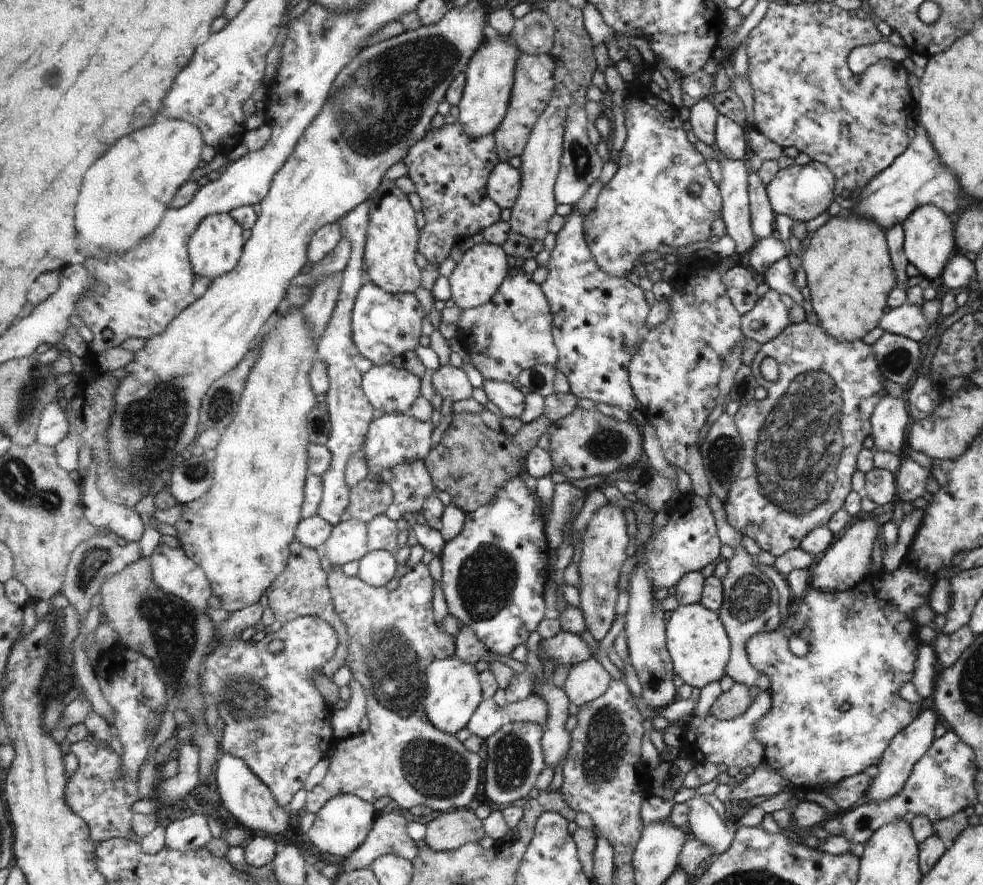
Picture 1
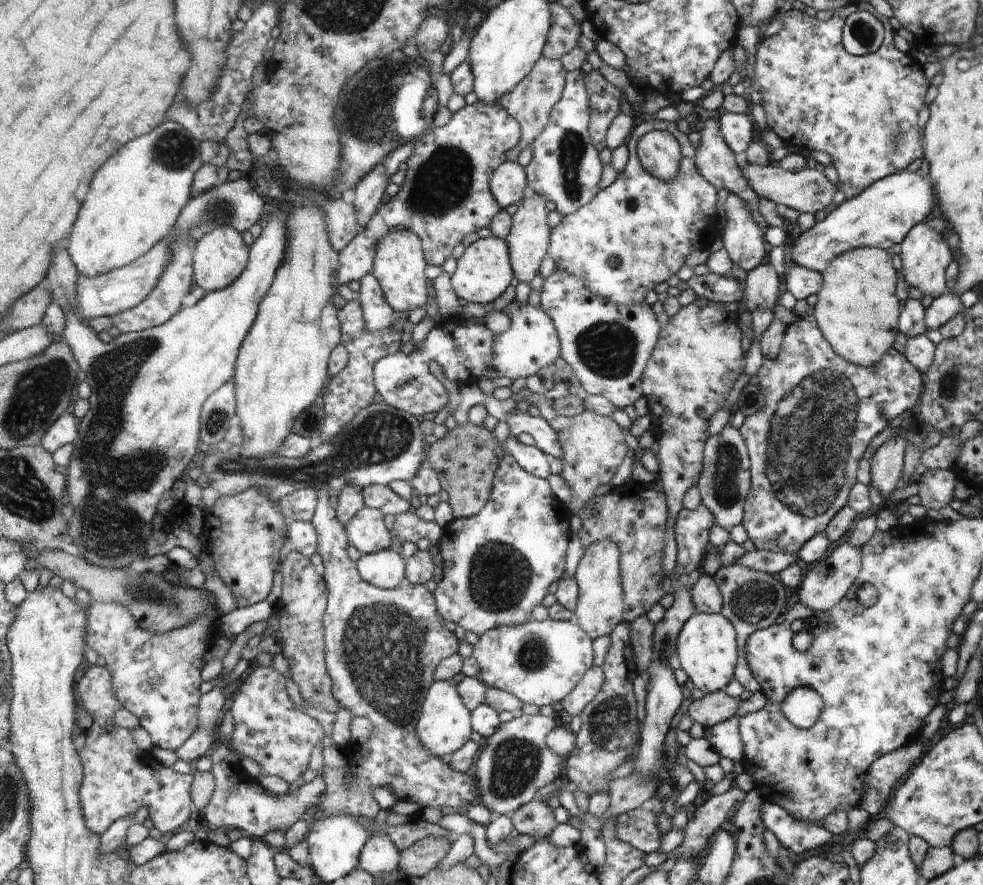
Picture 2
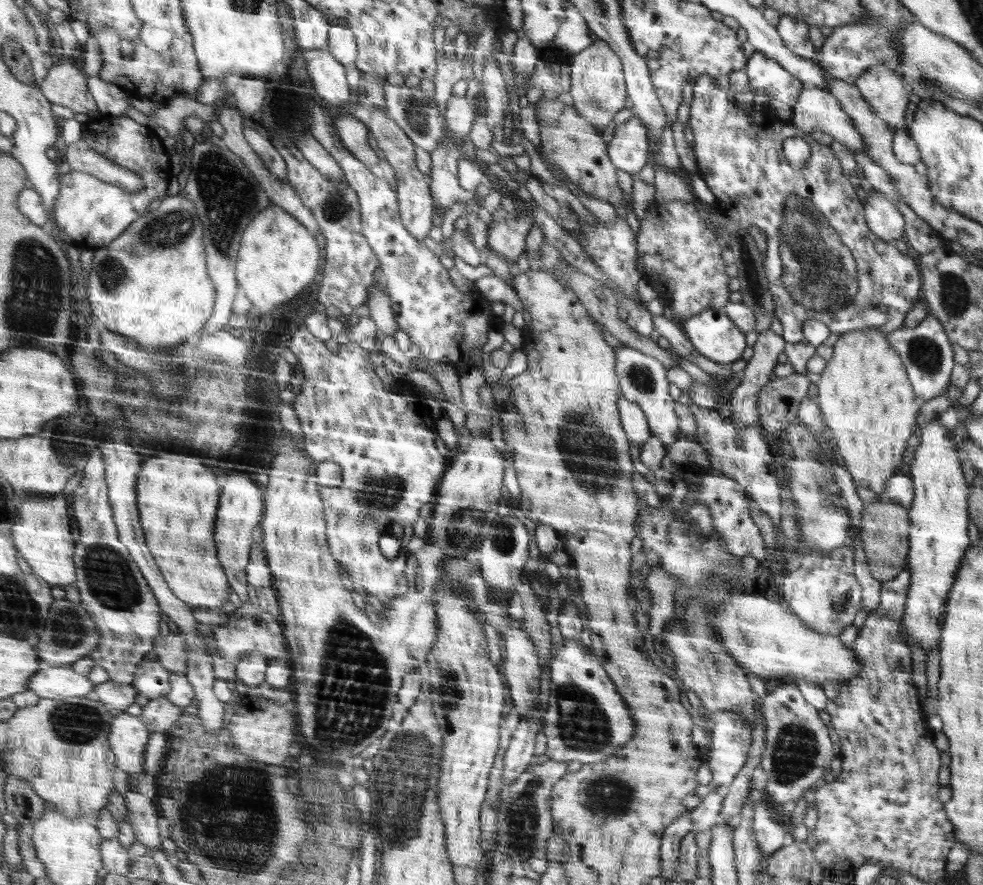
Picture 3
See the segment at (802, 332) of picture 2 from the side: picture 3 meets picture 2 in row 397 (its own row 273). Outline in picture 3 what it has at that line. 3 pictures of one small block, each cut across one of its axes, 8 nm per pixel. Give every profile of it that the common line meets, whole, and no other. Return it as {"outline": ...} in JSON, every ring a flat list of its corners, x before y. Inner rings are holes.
{"outline":[[697,78,697,82,693,82,693,100,689,104,689,120,687,120,687,126,693,134,693,156,697,158,697,168,699,168,699,176,701,180,711,188,711,192,715,194,719,206,717,206,717,212,723,212,727,214,729,218,733,218,739,226,747,226,749,224,755,224,763,230,763,234,767,236,765,242,767,242,767,250,765,250,765,258,763,258,763,276,767,280,767,288,769,288,769,294,773,298,773,306,775,306,775,316,779,320,779,324,783,326,783,340,785,342,793,342,793,344,801,344,805,342,805,338,801,336,801,322,811,318,811,320,821,320,827,328,829,328,829,338,823,342,823,346,833,346,839,338,839,334,845,334,849,330,857,330,857,328,863,328,863,326,879,326,885,334,889,336,895,336,895,330,899,330,903,326,903,320,905,320,905,314,909,310,913,310,915,306,915,298,919,294,919,274,917,268,915,268,915,262,909,254,903,254,899,252,891,242,885,242,881,238,877,238,871,230,869,230,869,224,865,222,865,200,861,202,857,198,857,180,855,176,849,176,845,174,845,166,841,166,841,158,837,158,837,150,833,150,833,146,821,146,817,144,817,138,813,138,813,134,801,134,799,130,795,130,797,126,793,126,791,122,779,122,777,118,773,116,767,116,763,110,755,108,753,112,743,112,741,106,737,106,737,102,729,102,727,100,727,94,721,92,717,86,715,86,715,80,711,78],[787,138,801,138,807,142,809,146,809,160,801,166,801,168,793,168,785,156,783,156,783,142]]}

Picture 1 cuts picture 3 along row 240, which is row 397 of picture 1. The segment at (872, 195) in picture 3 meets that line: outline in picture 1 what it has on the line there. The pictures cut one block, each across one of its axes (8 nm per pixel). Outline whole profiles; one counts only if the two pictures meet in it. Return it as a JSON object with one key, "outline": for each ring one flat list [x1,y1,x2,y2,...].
{"outline":[[885,396,873,410,873,450,885,454,901,454,905,444,905,428,907,428,907,412,905,404,897,398]]}

